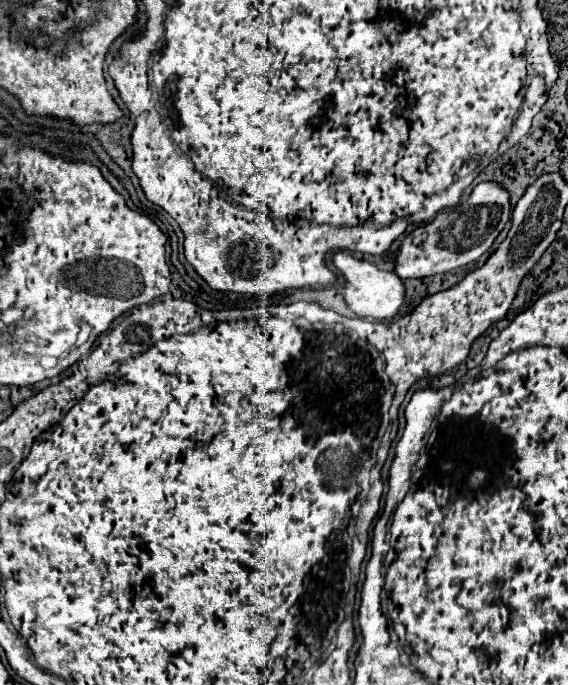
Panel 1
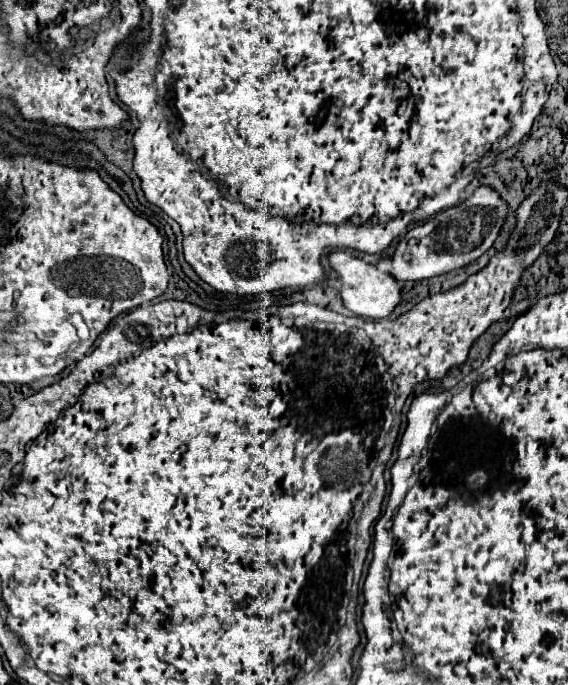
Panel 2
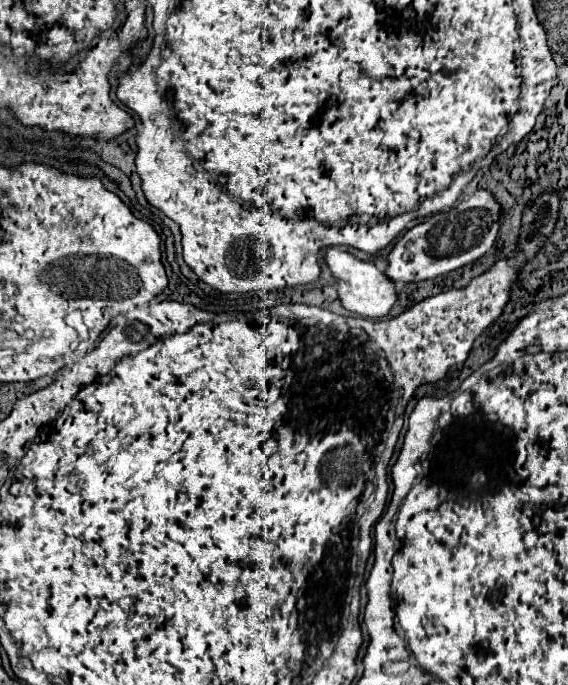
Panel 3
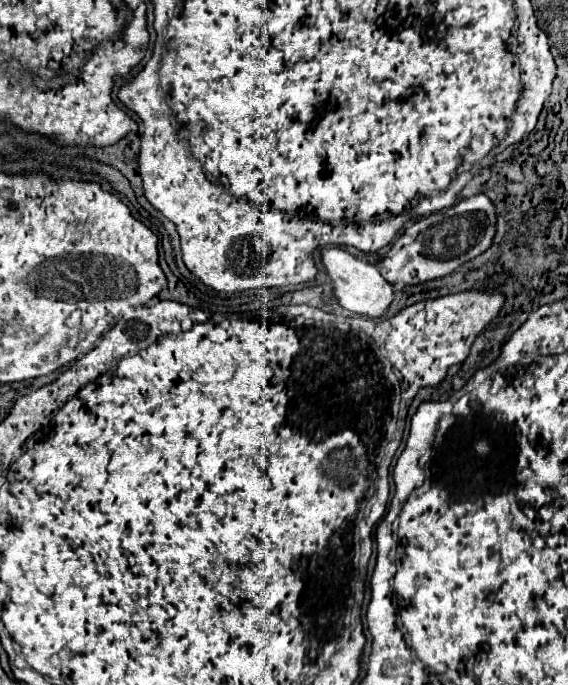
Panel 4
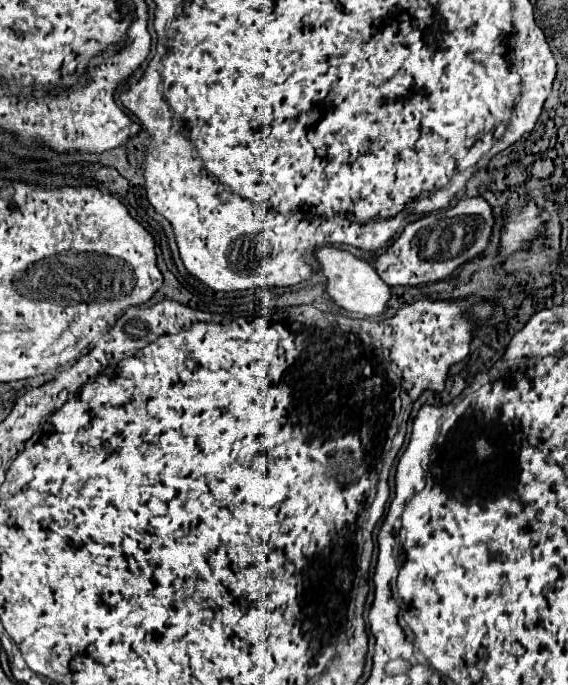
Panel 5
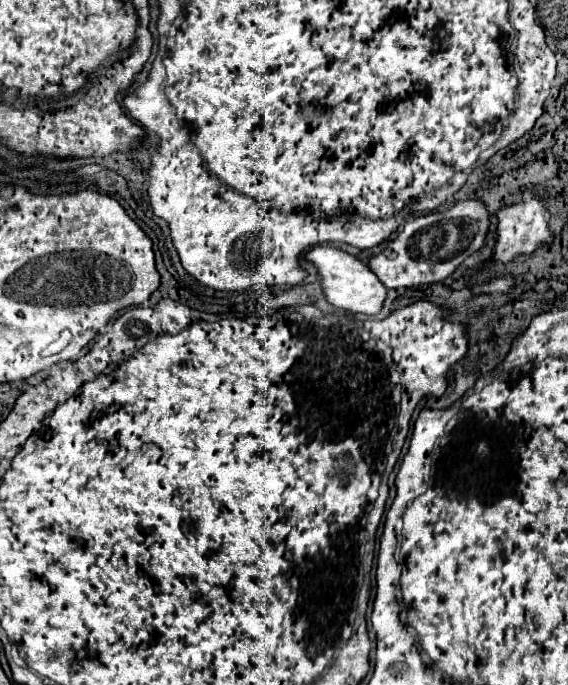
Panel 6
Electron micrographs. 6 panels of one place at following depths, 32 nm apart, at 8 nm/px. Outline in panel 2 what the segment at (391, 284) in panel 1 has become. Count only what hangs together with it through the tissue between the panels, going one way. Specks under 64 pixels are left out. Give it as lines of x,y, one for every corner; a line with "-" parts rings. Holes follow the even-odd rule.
336,250
336,252
330,254
330,266
342,278
340,294
342,294
344,306
348,310
352,310
356,316
382,320
382,318
388,318
394,312
394,308
402,302
402,288
400,288
398,280
392,278
390,274
386,274
386,272
380,272
374,264
368,264
368,262
348,254
348,252

